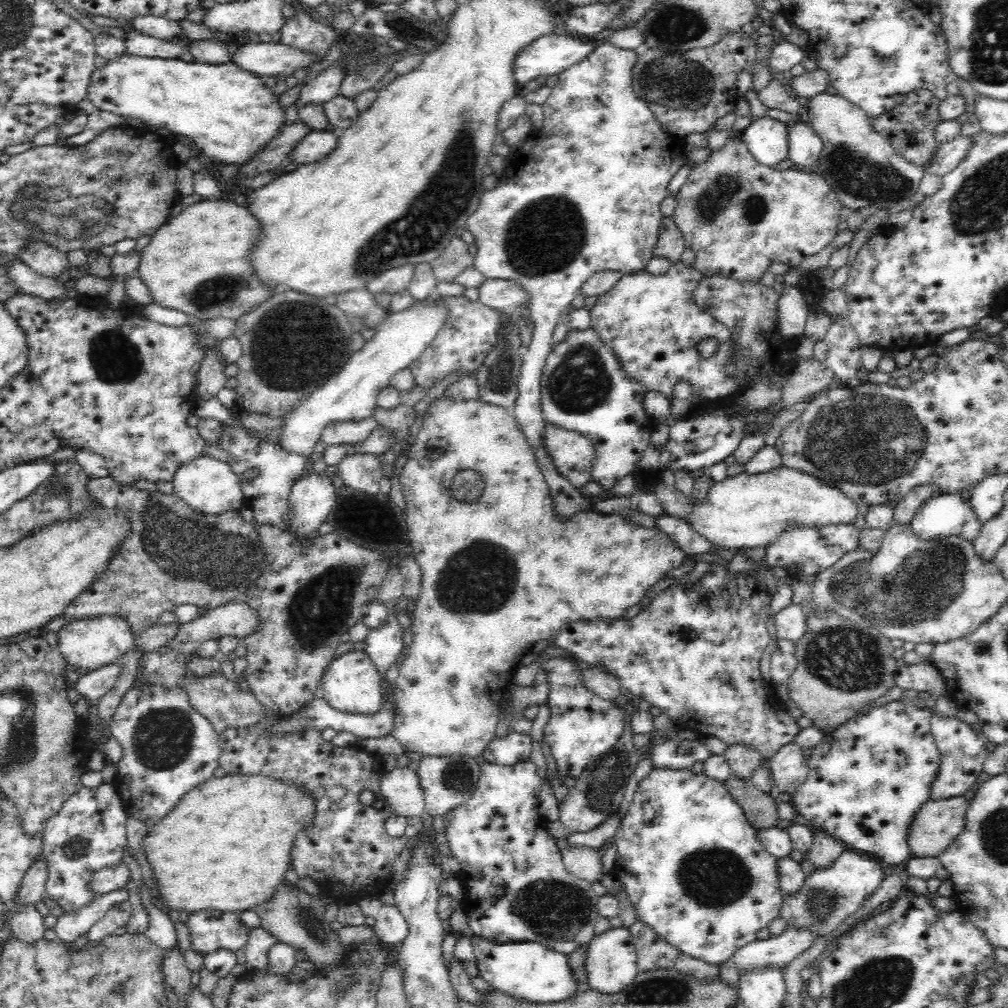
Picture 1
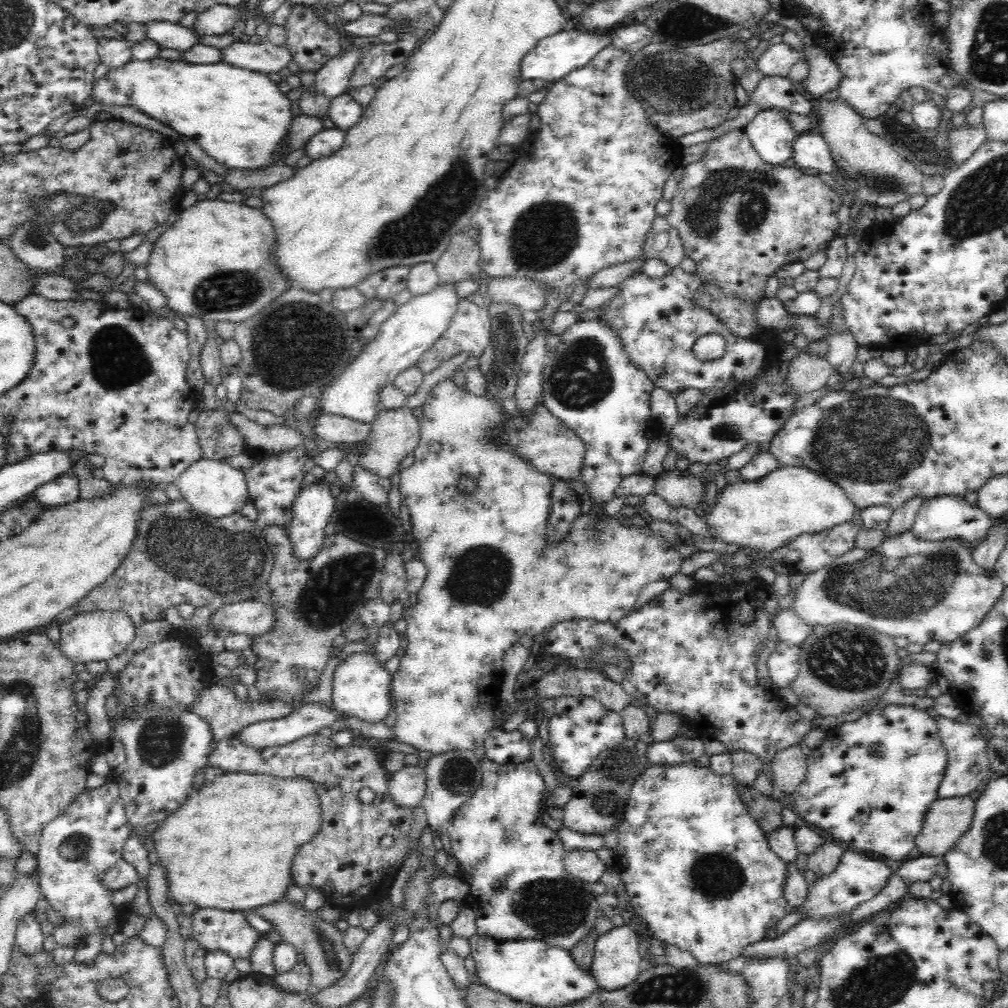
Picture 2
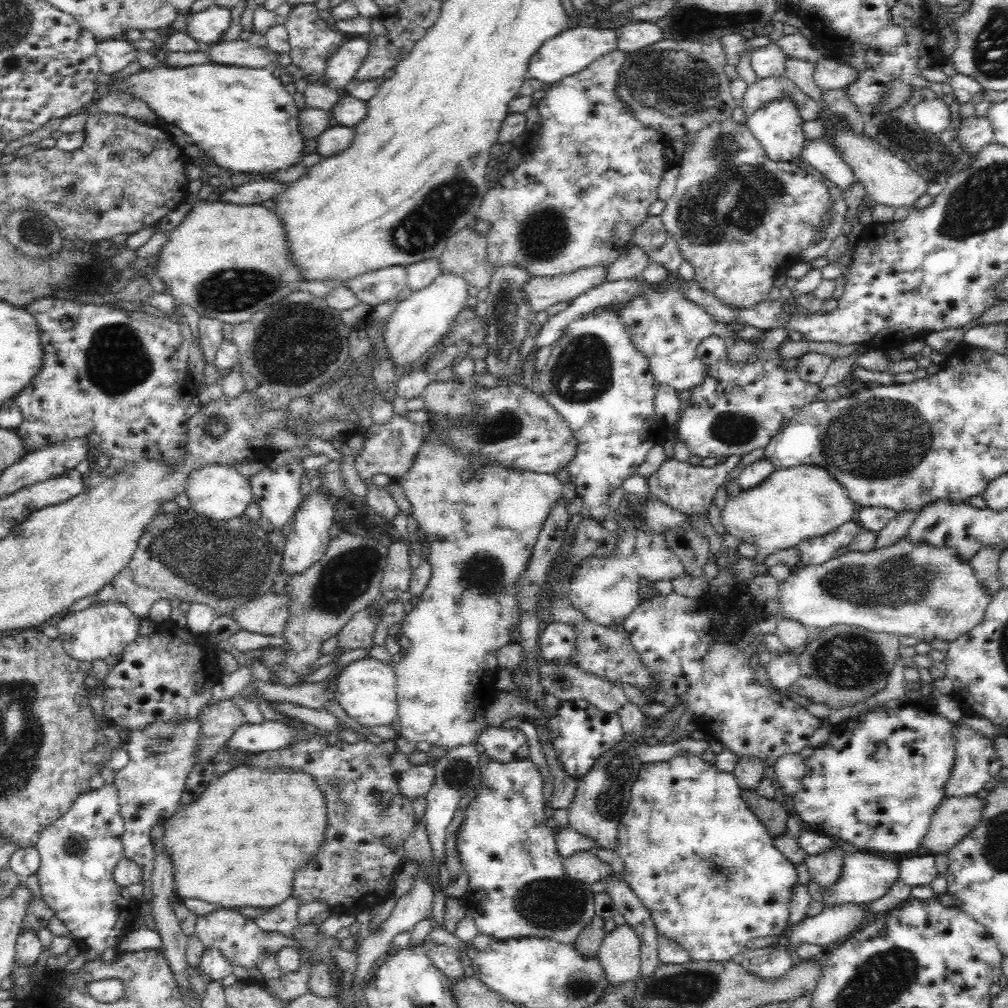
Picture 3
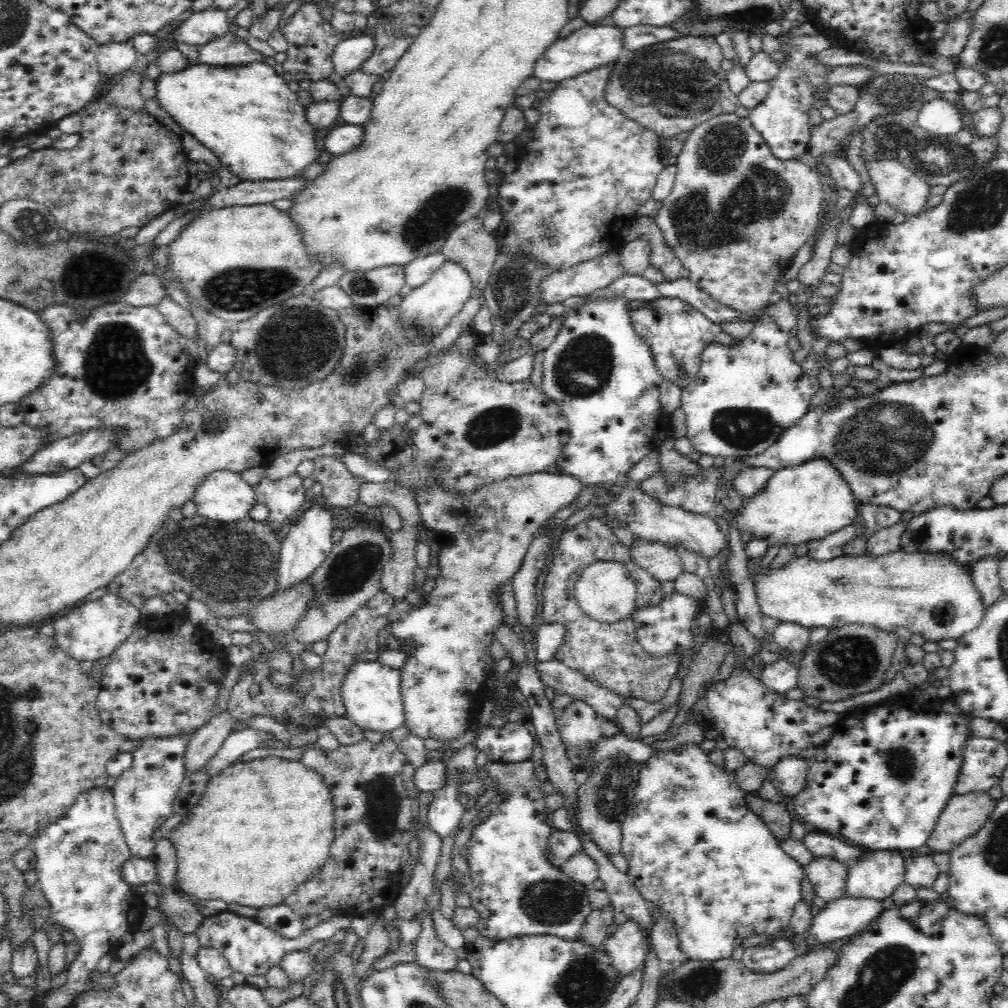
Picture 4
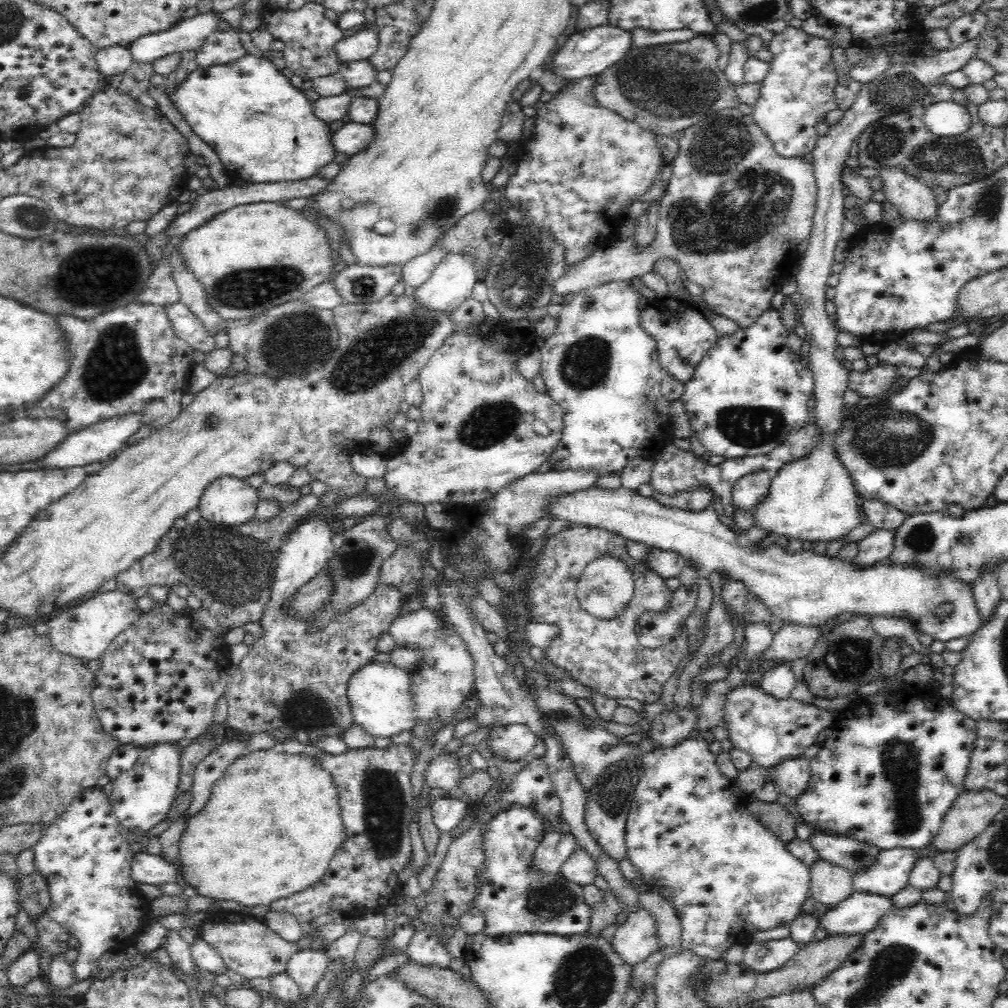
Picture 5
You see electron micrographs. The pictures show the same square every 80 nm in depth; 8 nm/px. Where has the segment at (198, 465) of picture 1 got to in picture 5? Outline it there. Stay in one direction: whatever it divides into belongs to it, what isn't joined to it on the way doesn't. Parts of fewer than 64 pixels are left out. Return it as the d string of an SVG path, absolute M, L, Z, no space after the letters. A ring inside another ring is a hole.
M221 476L208 484L198 500L197 507L201 517L210 522L238 526L253 518L258 501L256 489L250 487L244 479Z

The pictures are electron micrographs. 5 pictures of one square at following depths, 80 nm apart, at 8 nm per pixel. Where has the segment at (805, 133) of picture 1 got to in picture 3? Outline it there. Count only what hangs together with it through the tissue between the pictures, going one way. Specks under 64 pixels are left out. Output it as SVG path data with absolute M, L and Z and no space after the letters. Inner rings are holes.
M806 140L798 157L803 161L805 168L817 175L822 175L842 190L848 189L857 182L852 170L845 164L845 160L841 159L828 140Z

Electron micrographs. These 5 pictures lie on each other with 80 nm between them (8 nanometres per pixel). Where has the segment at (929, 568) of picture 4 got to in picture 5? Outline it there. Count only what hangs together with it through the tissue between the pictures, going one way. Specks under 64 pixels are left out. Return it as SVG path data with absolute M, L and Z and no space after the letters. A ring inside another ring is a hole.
M590 487L555 498L550 504L550 516L592 528L603 528L647 547L677 552L701 566L697 572L699 587L696 606L685 621L689 640L687 664L694 660L707 635L706 620L711 609L713 591L711 585L710 588L702 588L702 580L708 578L708 574L714 570L720 570L721 573L726 570L734 580L742 581L773 613L774 619L790 624L820 628L842 614L851 614L854 618L902 619L910 622L920 633L946 643L974 634L983 622L976 608L972 586L956 578L951 570L934 572L929 568L918 568L915 564L897 565L882 560L860 571L853 560L844 560L838 556L818 556L811 550L786 553L775 543L764 552L756 552L752 546L738 544L738 537L718 520L712 505L700 512L692 512L662 506L652 497L640 495L638 490L621 487L613 491L602 491Z

